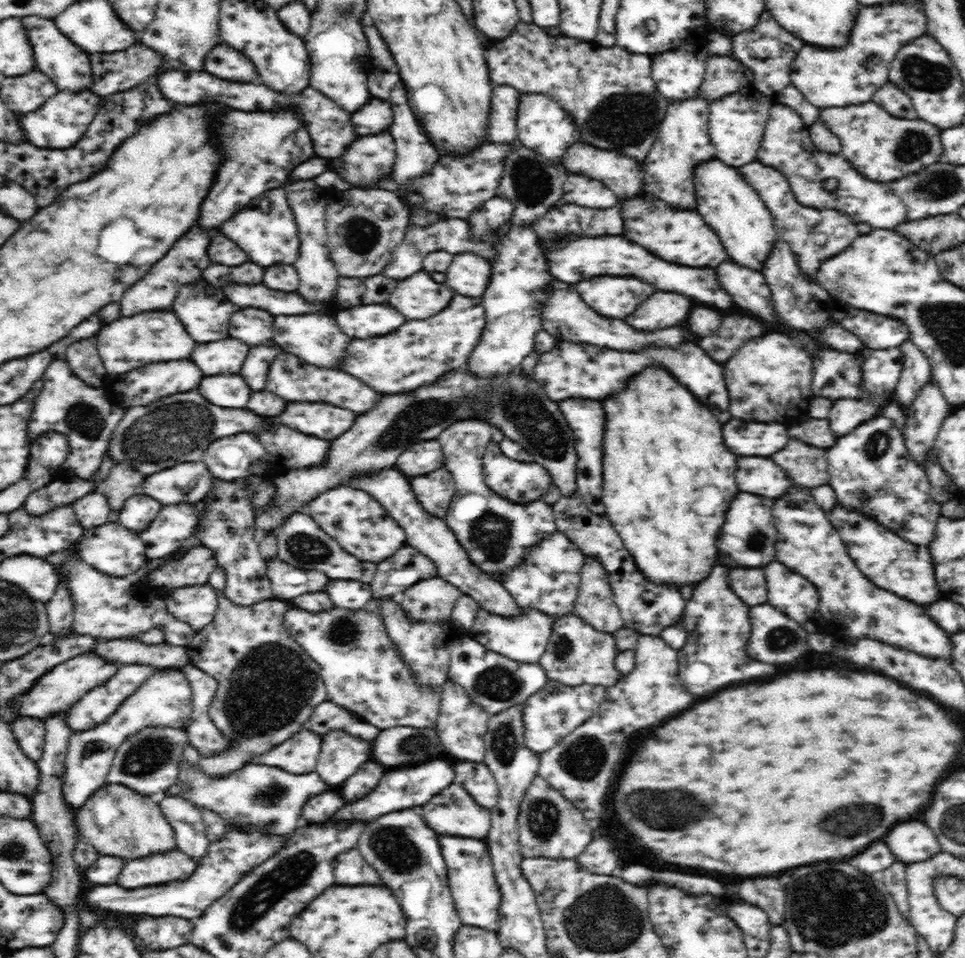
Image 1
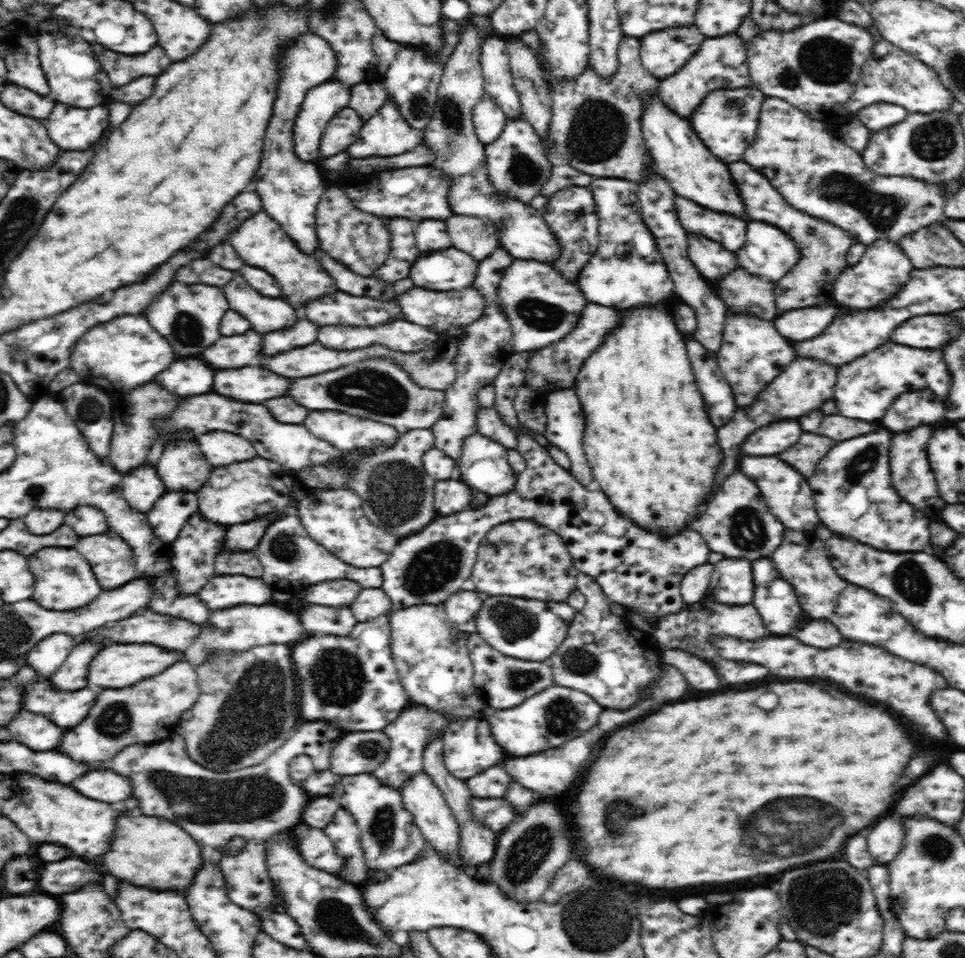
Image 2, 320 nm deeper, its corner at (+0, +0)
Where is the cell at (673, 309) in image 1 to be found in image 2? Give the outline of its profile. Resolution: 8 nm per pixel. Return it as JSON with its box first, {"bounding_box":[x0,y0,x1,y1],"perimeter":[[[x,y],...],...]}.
{"bounding_box":[523,301,621,393],"perimeter":[[[588,301],[585,309],[580,313],[576,326],[558,343],[550,344],[550,346],[536,349],[529,358],[527,369],[525,370],[525,379],[523,386],[527,386],[538,393],[545,392],[546,384],[556,384],[557,388],[570,389],[574,384],[576,372],[580,368],[580,364],[590,356],[590,352],[594,348],[598,348],[598,344],[604,344],[605,336],[612,332],[612,329],[621,316],[614,312],[614,308],[598,306]]]}

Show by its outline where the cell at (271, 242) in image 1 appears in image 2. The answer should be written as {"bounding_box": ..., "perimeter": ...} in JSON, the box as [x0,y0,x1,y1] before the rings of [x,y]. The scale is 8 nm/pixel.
{"bounding_box":[230,211,336,310],"perimeter":[[[266,211],[254,214],[252,218],[248,218],[236,232],[230,234],[230,244],[236,248],[236,252],[240,254],[240,258],[248,264],[248,266],[256,266],[266,270],[268,274],[272,274],[280,286],[282,286],[282,300],[286,300],[290,306],[294,306],[296,310],[302,308],[306,304],[306,300],[316,300],[322,298],[324,294],[332,294],[336,292],[336,282],[330,278],[330,274],[312,258],[306,256],[296,242],[280,228],[280,224],[276,224]]]}

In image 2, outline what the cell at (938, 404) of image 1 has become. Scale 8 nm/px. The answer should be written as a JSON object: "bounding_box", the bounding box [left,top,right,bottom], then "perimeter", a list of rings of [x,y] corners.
{"bounding_box":[889,426,946,520],"perimeter":[[[920,426],[920,428],[914,428],[910,432],[896,434],[892,438],[892,448],[889,452],[891,481],[896,492],[902,497],[902,500],[914,508],[924,511],[930,520],[934,520],[936,516],[933,513],[941,512],[946,504],[939,496],[936,475],[932,472],[926,452],[932,432],[934,432],[932,426]]]}

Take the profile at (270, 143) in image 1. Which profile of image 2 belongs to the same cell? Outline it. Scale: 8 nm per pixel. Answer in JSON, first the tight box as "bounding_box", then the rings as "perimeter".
{"bounding_box":[294,80,351,163],"perimeter":[[[331,80],[316,86],[308,92],[306,100],[302,102],[302,108],[300,108],[300,114],[294,122],[294,150],[296,150],[296,156],[304,162],[312,163],[319,156],[318,146],[320,146],[320,138],[328,126],[328,122],[336,116],[336,112],[343,111],[349,108],[349,101],[351,98],[351,88],[342,82],[336,82]]]}

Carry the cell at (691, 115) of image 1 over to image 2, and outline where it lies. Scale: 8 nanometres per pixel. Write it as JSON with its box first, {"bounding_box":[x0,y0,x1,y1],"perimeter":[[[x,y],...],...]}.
{"bounding_box":[658,33,750,119],"perimeter":[[[730,33],[720,36],[720,38],[706,37],[700,48],[696,49],[696,54],[688,60],[688,64],[680,68],[675,75],[661,80],[658,96],[668,109],[672,109],[680,117],[690,119],[692,112],[700,107],[702,100],[710,92],[750,86],[747,43],[737,33]]]}

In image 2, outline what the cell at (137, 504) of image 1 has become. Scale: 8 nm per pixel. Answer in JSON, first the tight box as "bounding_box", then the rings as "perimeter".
{"bounding_box":[123,465,166,512],"perimeter":[[[154,465],[133,468],[132,472],[123,474],[123,478],[124,496],[136,512],[148,512],[166,491]]]}

